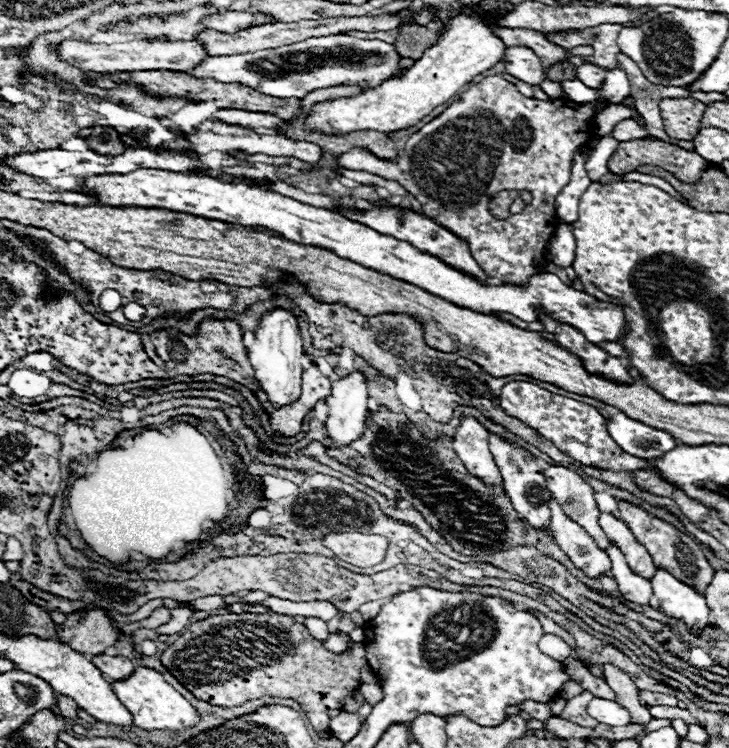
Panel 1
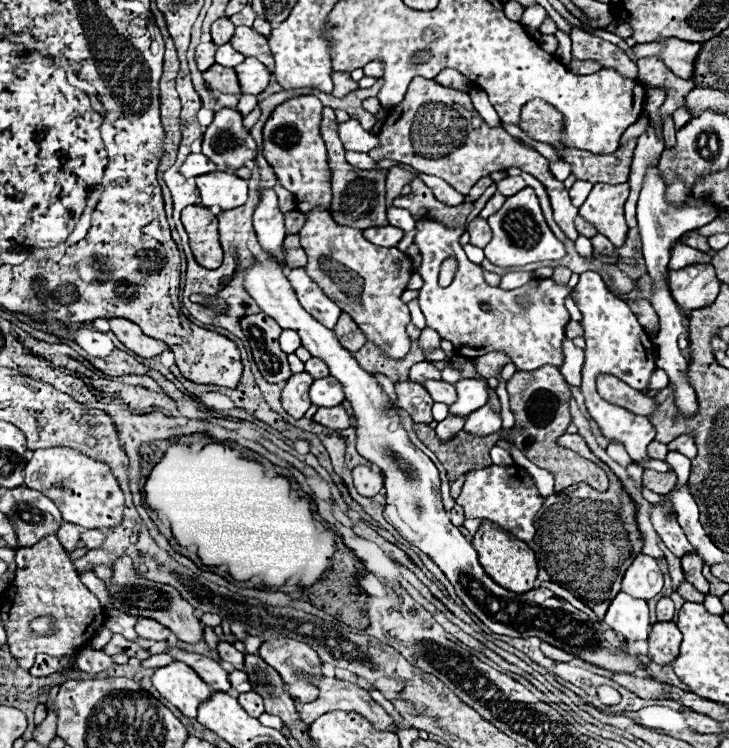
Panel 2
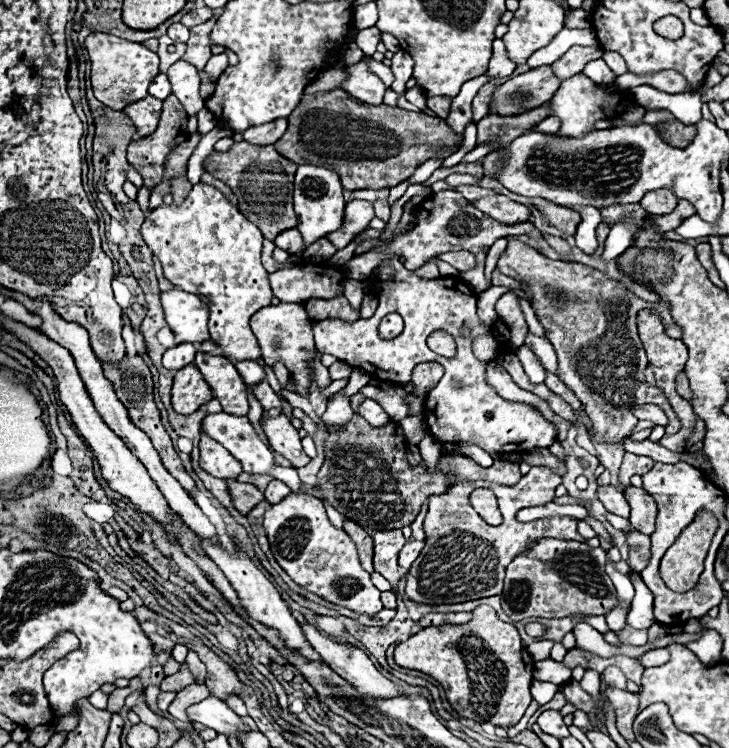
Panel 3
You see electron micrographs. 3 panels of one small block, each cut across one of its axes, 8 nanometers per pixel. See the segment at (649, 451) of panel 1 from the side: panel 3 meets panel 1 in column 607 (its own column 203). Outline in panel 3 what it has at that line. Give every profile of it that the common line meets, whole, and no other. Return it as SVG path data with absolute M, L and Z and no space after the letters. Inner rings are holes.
M218 412L218 414L208 414L204 420L202 420L202 430L206 434L210 434L210 438L214 438L216 442L220 442L226 450L230 450L230 454L242 462L244 466L244 472L248 474L270 474L274 476L276 480L282 480L286 482L294 494L300 492L300 478L296 474L296 468L292 466L280 466L274 462L274 456L272 456L272 448L266 446L260 436L256 434L254 426L250 424L250 420L246 416L232 416L232 414L226 414L226 412Z

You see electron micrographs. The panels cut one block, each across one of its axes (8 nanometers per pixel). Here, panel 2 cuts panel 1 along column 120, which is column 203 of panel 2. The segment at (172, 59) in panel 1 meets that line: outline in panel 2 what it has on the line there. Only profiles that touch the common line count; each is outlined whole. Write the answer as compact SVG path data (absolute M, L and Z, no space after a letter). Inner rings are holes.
M212 42L198 44L198 48L196 48L196 62L198 62L198 68L202 72L208 70L212 64L216 64L214 62L214 52L216 52L216 46Z

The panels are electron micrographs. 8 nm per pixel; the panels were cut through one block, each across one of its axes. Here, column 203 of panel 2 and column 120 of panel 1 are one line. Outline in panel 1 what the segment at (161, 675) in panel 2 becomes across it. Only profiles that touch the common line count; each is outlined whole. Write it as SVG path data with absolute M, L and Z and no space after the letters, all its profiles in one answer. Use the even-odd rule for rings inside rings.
M138 666L126 680L114 680L112 690L120 698L120 702L124 702L126 710L132 714L134 724L138 728L144 728L144 730L156 730L156 728L182 730L182 728L192 726L200 720L196 708L192 708L190 702L180 692L176 692L170 684L164 682L164 678L158 672L154 672L150 668Z

